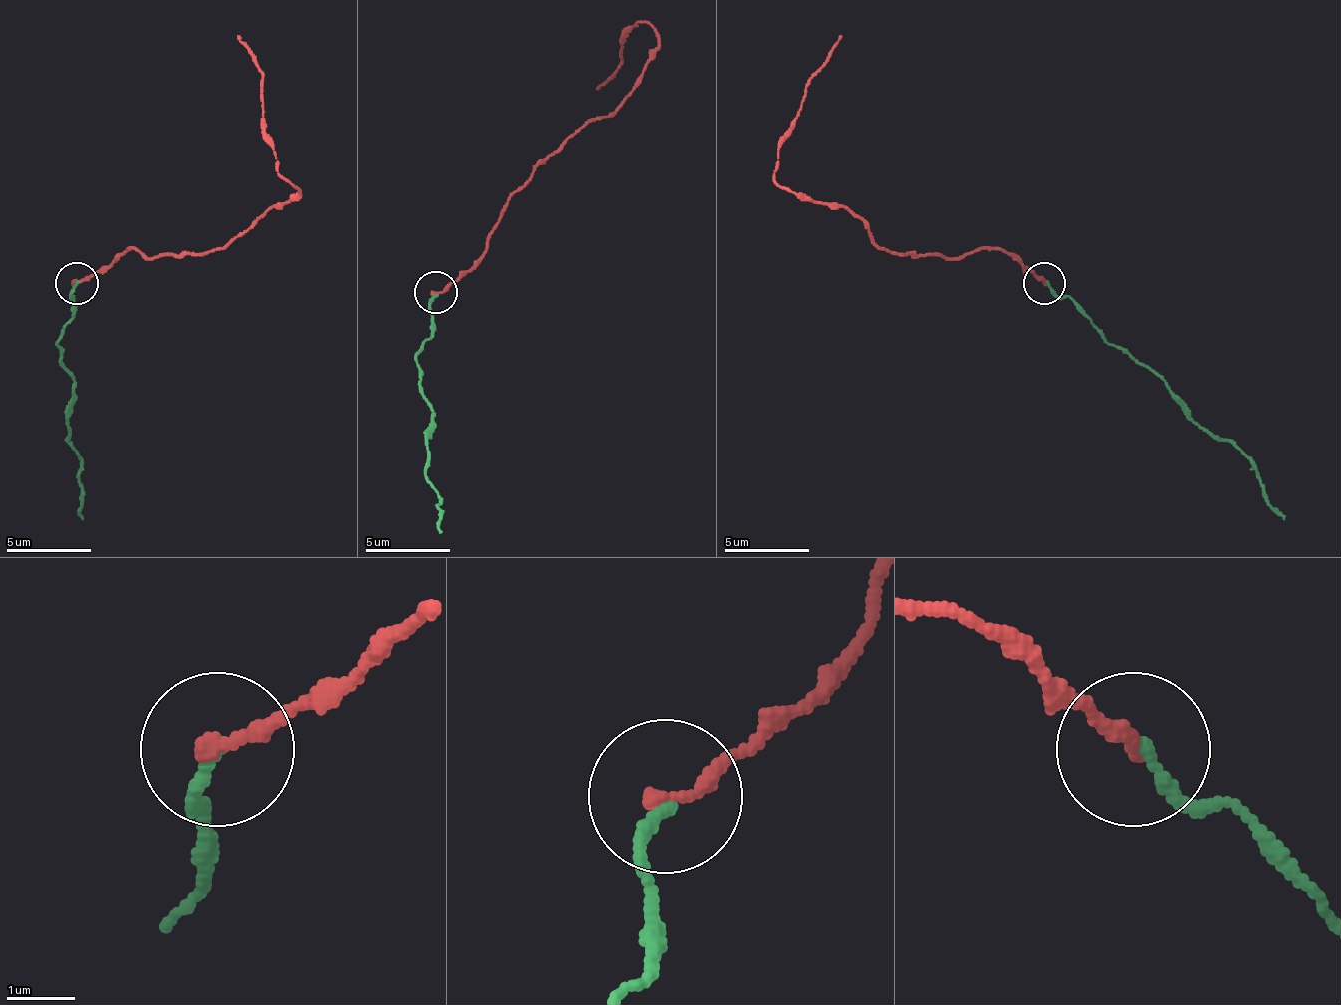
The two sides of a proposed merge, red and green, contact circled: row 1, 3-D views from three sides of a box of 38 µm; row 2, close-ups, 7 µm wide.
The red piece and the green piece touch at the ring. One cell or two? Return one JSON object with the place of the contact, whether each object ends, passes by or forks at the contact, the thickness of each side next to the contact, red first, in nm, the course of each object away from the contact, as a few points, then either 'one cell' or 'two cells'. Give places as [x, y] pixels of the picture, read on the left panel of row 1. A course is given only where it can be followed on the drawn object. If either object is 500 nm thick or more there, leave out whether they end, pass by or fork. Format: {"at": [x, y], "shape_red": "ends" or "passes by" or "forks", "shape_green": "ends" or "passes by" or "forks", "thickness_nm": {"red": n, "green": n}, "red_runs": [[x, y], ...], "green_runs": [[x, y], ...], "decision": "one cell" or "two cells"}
{"at": [76, 283], "shape_red": "ends", "shape_green": "ends", "thickness_nm": {"red": 240, "green": 190}, "red_runs": [[78, 282], [128, 248], [145, 256], [226, 248], [298, 193], [276, 172], [264, 70], [238, 36]], "green_runs": [[78, 282], [69, 294], [73, 320], [56, 341], [61, 366], [73, 379], [65, 443], [82, 459], [82, 519]], "decision": "one cell"}

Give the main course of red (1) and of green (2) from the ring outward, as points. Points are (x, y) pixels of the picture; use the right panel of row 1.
1: (1045, 282), (999, 248), (957, 256), (880, 248), (842, 206), (787, 193), (775, 184), (779, 138), (842, 36)
2: (1045, 282), (1109, 341), (1147, 366), (1206, 430), (1232, 443), (1248, 459), (1282, 519)

